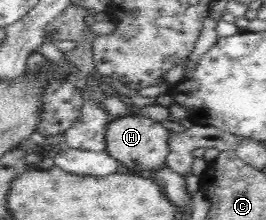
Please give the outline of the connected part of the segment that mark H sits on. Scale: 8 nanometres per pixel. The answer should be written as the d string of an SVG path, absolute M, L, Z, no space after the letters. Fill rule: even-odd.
M129 114L117 117L108 124L106 151L119 162L122 168L131 173L160 170L166 167L166 159L170 153L168 139L170 139L170 132L161 122L139 114Z

